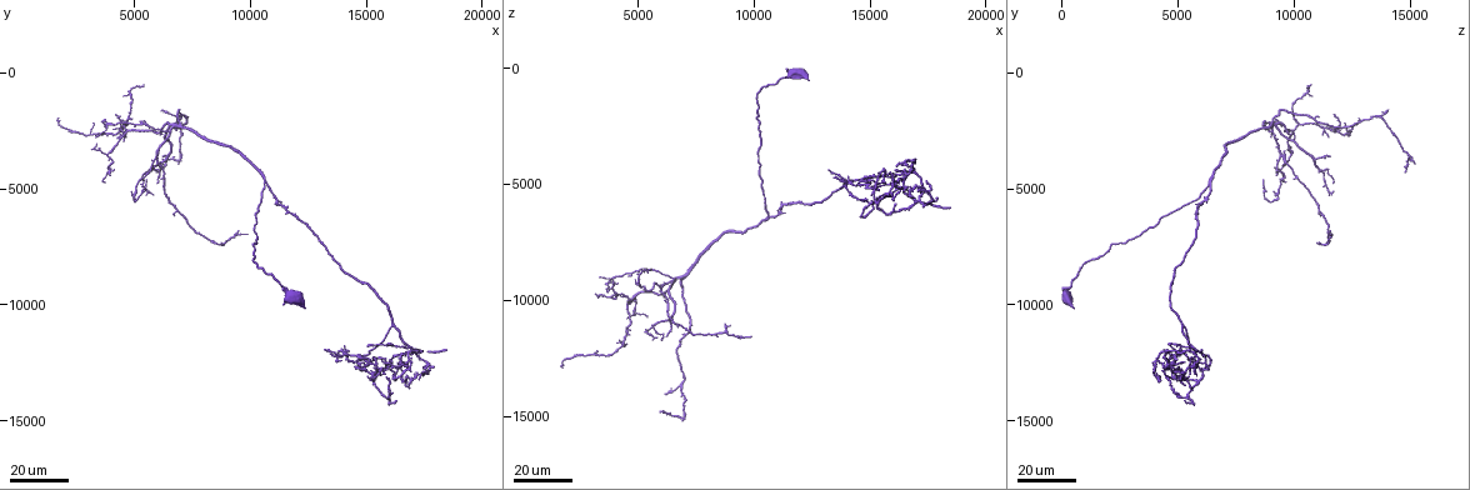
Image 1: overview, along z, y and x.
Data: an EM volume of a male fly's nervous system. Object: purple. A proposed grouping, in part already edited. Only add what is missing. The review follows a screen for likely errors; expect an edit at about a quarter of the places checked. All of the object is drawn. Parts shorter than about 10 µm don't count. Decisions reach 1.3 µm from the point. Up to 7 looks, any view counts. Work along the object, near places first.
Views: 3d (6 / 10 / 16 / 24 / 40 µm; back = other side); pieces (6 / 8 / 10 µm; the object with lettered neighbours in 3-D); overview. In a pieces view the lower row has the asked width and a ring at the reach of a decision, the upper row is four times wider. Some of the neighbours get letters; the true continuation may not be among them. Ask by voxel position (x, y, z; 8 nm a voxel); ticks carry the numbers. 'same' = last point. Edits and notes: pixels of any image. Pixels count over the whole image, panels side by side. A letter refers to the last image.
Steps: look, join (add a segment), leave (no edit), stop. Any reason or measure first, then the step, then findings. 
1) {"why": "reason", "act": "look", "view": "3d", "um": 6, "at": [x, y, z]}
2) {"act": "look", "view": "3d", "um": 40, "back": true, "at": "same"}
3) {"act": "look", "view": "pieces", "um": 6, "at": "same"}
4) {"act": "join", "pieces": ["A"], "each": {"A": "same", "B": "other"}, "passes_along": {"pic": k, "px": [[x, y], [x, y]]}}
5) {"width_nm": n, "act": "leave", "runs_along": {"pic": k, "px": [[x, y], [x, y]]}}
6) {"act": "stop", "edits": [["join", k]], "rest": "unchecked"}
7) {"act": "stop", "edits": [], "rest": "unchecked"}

{"why": "branch stops here", "act": "look", "view": "3d", "um": 16, "at": [16100, 13300, 4900]}

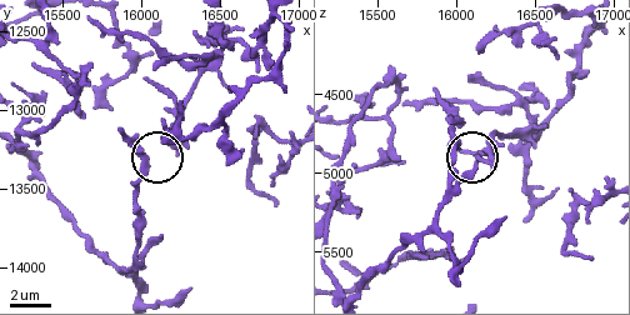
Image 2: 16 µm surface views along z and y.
{"act": "look", "view": "3d", "um": 6, "at": [16220, 13260, 4980]}

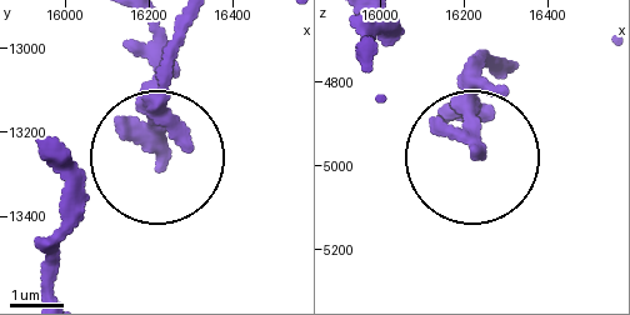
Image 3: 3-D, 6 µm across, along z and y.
{"act": "look", "view": "pieces", "um": 8, "at": [16240, 13260, 4965]}

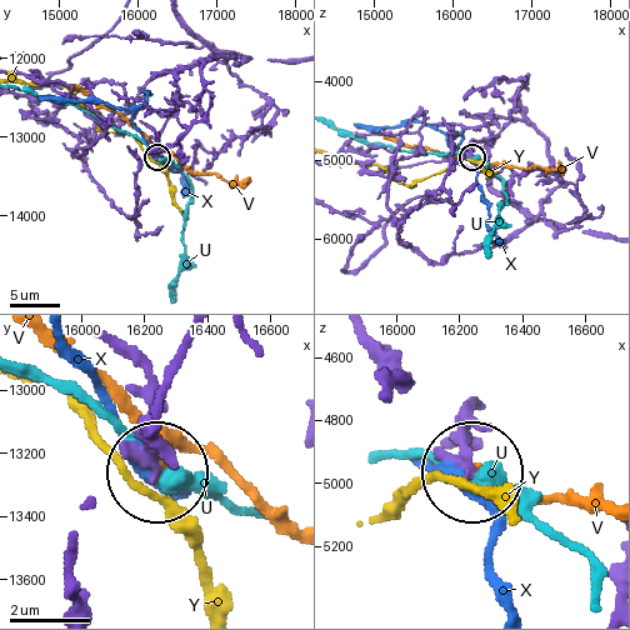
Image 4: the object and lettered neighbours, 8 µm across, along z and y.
{"act": "leave", "each": {"U": "other", "V": "other", "X": "other", "Y": "other"}, "runs_along": {"pic": 4, "px": [[191, 339], [158, 419], [158, 466]]}, "found": "none of them fits"}

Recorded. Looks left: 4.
{"why": "thin end", "act": "look", "view": "3d", "um": 16, "at": [17500, 12900, 5800]}

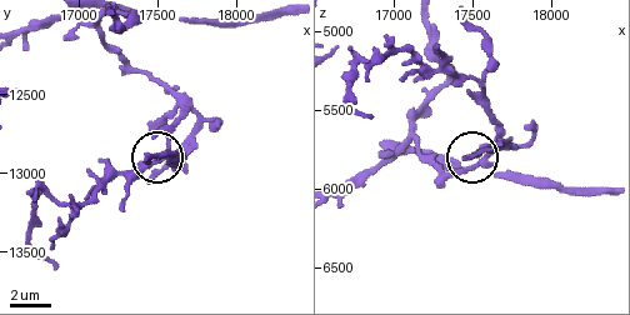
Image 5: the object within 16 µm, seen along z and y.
{"act": "look", "view": "pieces", "um": 6, "at": [17460, 13060, 5800]}

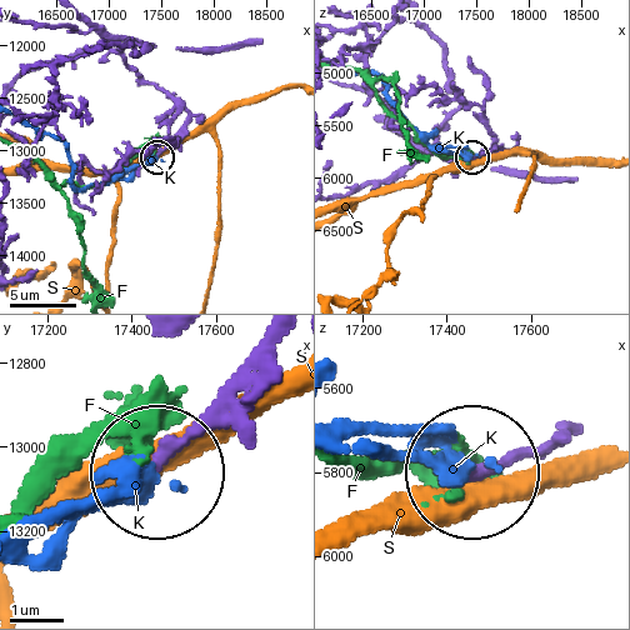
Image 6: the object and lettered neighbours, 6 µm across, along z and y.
{"act": "leave", "each": {"F": "other", "K": "other", "S": "other"}, "runs_along": {"pic": 6, "px": [[86, 23], [186, 114], [186, 126], [158, 156]]}, "found": "no lettered segment goes on from it"}

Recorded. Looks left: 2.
{"why": "an open end", "act": "look", "view": "3d", "um": 24, "at": [18400, 11900, 6100]}

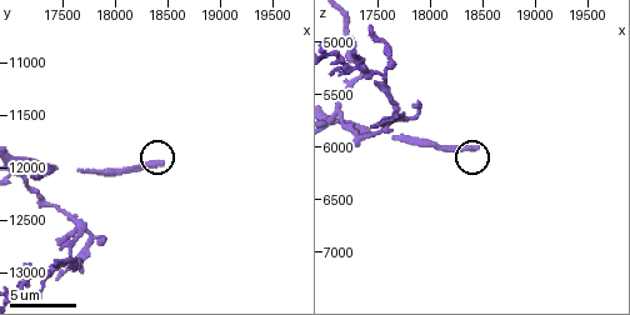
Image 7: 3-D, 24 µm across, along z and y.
{"act": "look", "view": "pieces", "um": 10, "at": [18420, 11960, 6020]}

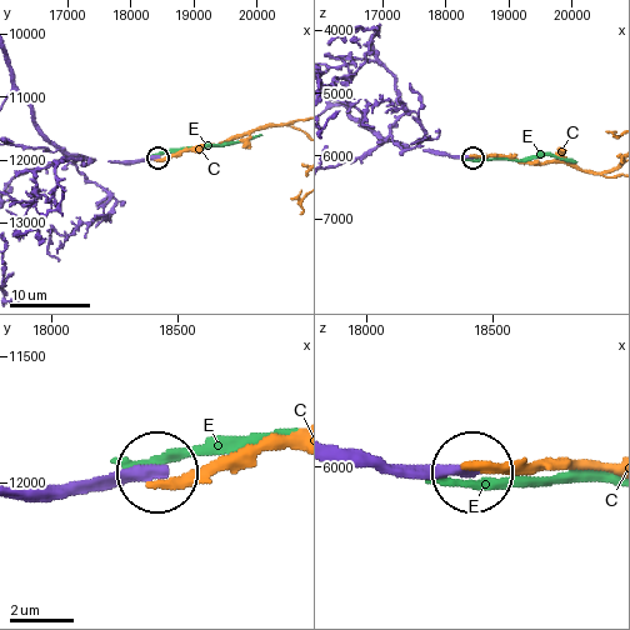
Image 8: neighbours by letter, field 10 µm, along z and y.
{"width_nm": 340, "act": "leave", "each": {"C": "other", "E": "other"}, "found": "none of them fits"}

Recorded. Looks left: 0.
{"act": "stop", "edits": [], "rest": "unchecked"}

